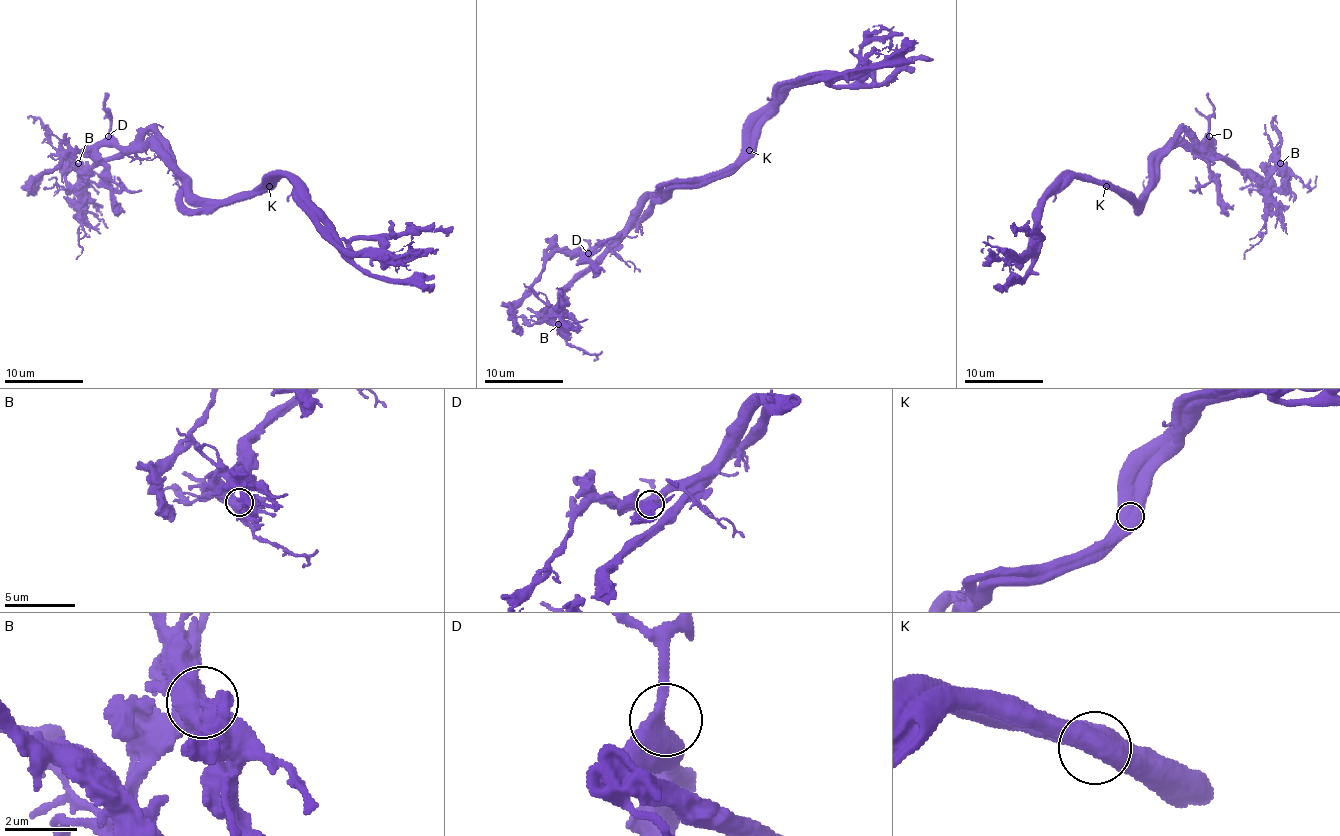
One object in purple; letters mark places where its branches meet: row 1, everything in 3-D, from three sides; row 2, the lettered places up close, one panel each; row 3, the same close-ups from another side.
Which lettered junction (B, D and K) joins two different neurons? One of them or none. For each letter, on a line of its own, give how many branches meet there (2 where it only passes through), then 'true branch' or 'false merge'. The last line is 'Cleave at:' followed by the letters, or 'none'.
B: 2 | true branch
D: 2 | true branch
K: 2 | false merge
Cleave at: K

